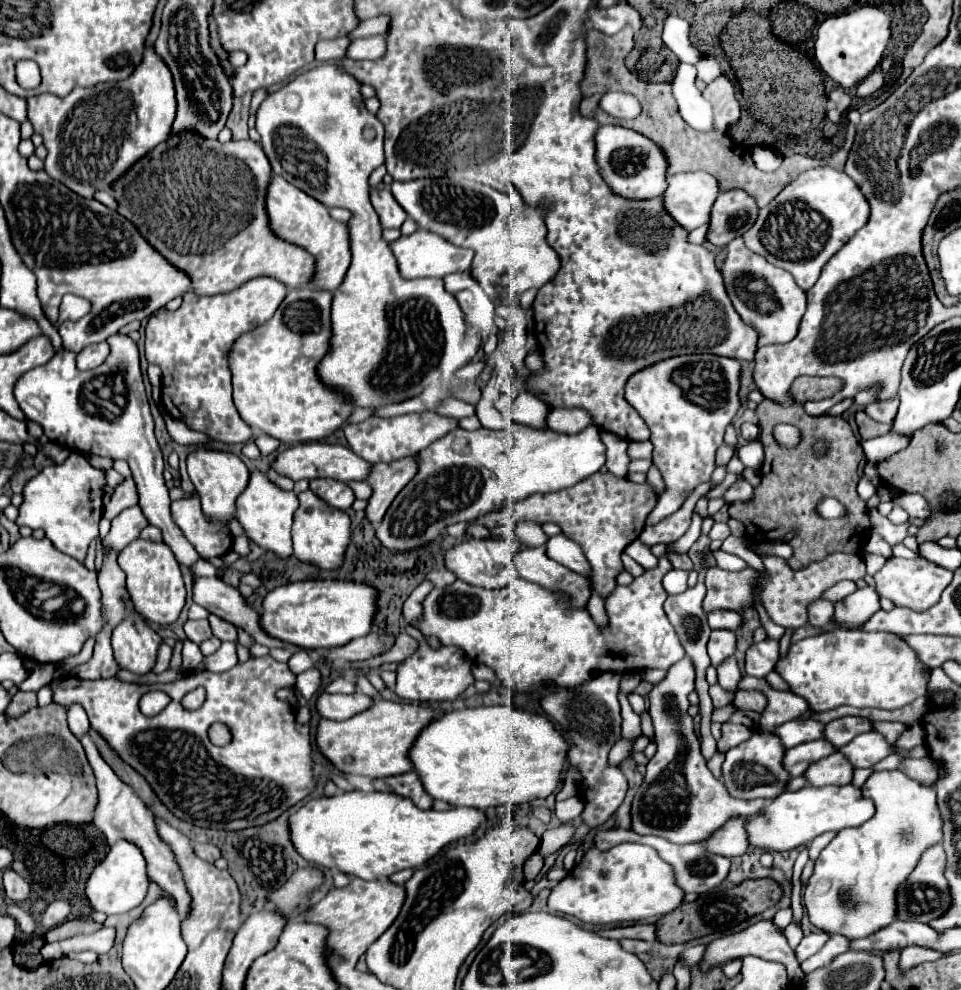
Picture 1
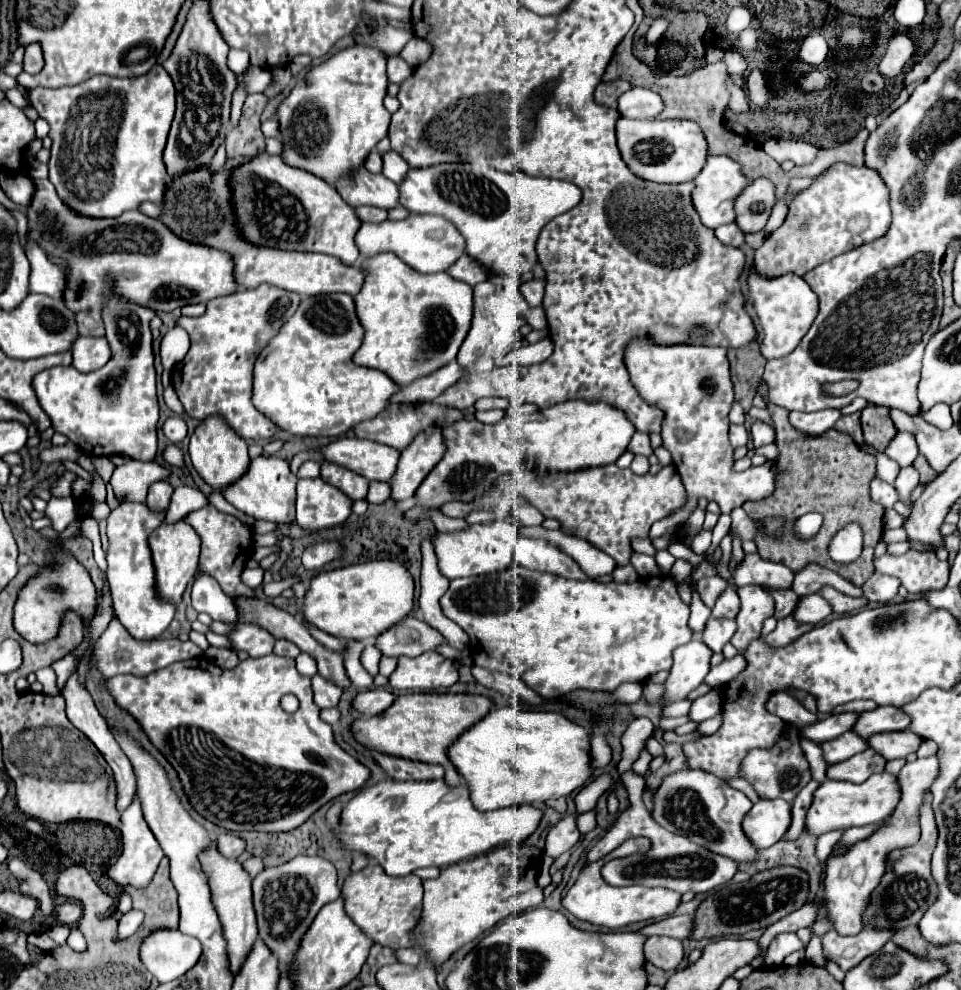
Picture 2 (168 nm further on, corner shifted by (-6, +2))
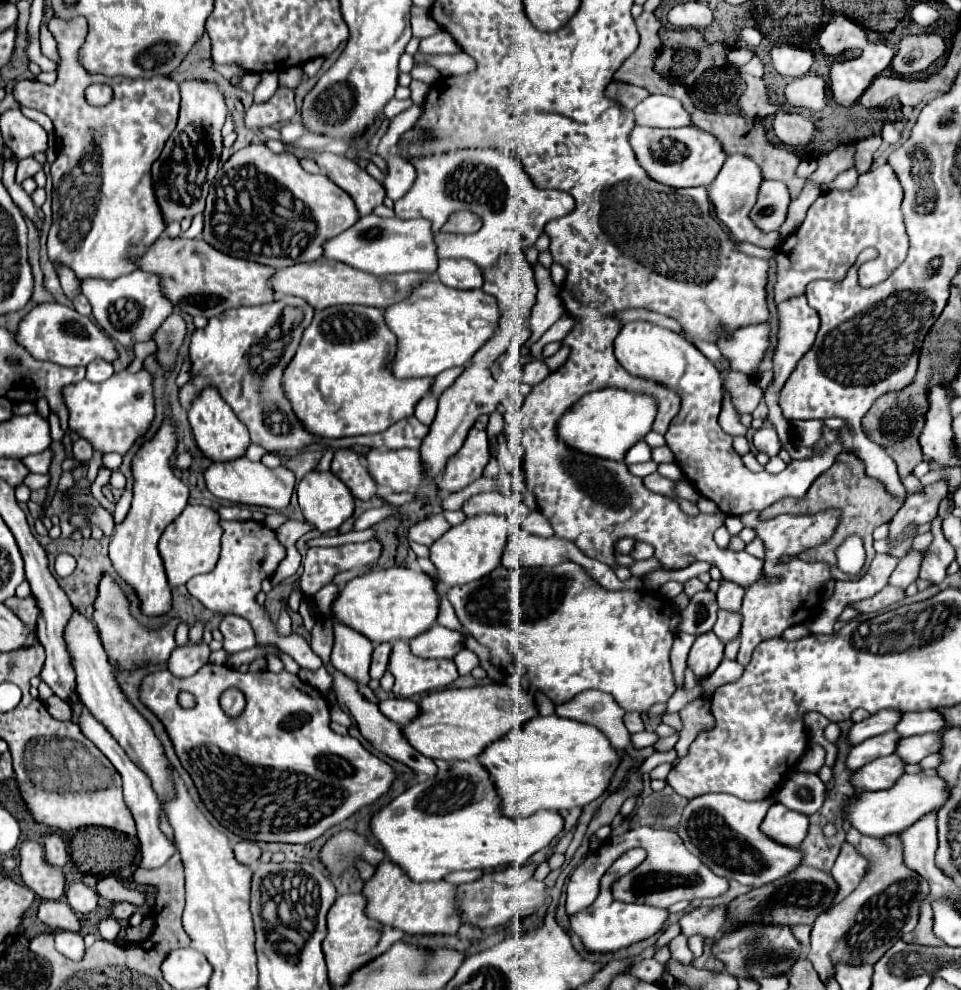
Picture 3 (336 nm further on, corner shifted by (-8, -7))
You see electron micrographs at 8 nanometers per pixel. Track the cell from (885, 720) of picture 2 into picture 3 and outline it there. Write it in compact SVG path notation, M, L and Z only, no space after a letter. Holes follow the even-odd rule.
M934 709L920 711L920 713L904 713L900 717L900 721L896 723L896 727L894 727L894 731L900 737L934 733L938 729L942 729L942 715L936 715Z

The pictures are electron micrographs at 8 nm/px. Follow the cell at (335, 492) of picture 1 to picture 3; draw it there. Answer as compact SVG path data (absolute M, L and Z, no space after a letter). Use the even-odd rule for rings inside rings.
M350 449L336 451L330 471L352 491L354 499L368 501L376 495L376 483L354 451Z

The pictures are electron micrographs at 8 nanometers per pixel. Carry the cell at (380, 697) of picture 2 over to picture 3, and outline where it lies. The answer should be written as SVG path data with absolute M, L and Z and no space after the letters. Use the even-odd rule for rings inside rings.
M386 699L378 703L382 715L386 715L390 721L398 725L410 723L418 713L418 703L410 699Z

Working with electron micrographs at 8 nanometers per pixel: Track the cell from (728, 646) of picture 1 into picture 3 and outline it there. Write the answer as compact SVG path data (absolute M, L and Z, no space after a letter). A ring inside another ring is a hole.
M718 611L718 621L712 631L722 643L730 643L732 639L736 639L740 635L740 623L742 623L740 615L734 615L728 611Z

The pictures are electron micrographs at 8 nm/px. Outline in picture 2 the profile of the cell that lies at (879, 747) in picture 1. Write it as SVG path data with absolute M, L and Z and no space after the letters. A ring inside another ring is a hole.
M904 730L904 732L874 734L868 742L886 760L894 760L894 758L906 758L908 754L916 752L920 748L922 738L916 736L916 734L912 734L910 730Z

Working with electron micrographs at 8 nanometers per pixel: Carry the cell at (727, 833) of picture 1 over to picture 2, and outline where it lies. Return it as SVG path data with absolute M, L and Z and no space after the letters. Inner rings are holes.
M760 800L746 814L742 828L756 848L768 848L776 844L788 830L792 822L792 804L778 800Z

